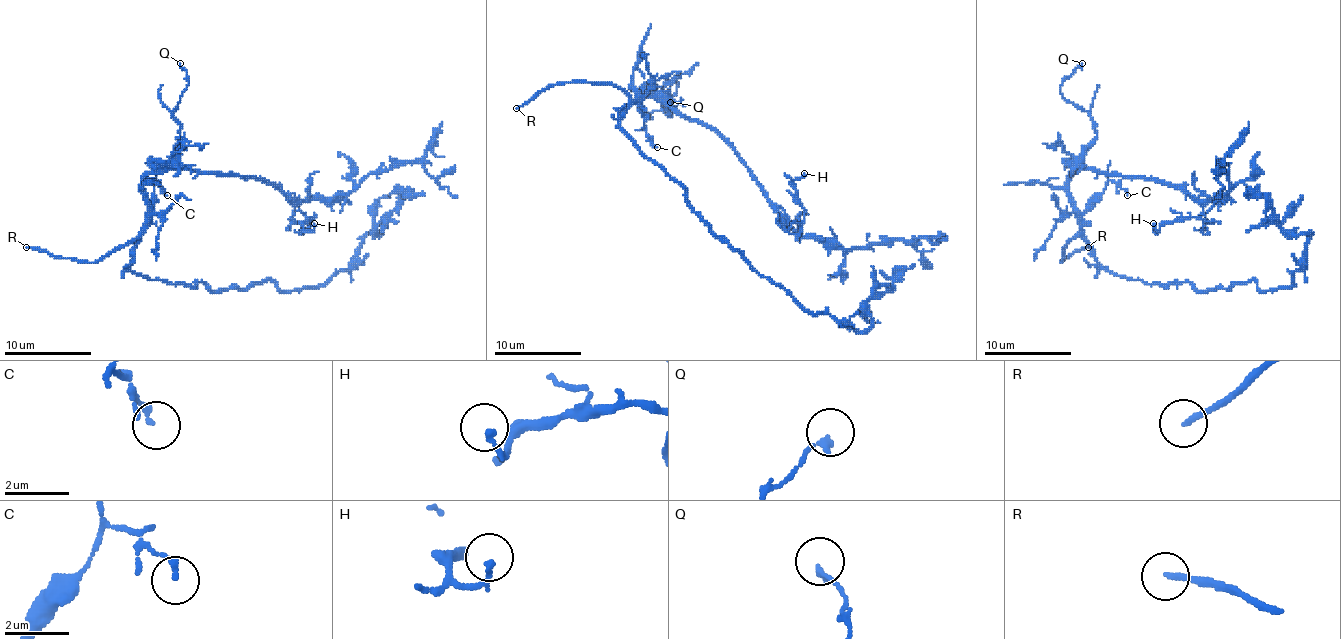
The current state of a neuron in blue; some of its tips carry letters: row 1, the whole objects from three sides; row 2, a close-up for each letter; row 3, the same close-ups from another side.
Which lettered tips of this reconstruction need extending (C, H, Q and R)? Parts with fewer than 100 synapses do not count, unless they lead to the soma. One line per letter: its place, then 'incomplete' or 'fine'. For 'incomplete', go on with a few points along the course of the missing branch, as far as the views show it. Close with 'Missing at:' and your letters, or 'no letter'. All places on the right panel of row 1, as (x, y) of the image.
C: at (1127, 195); fine
H: at (1153, 223); fine
Q: at (1082, 63); fine
R: at (1088, 247); incomplete; missing branch runs (1088, 247), (1127, 243), (1140, 228), (1147, 234)
Missing at: R

